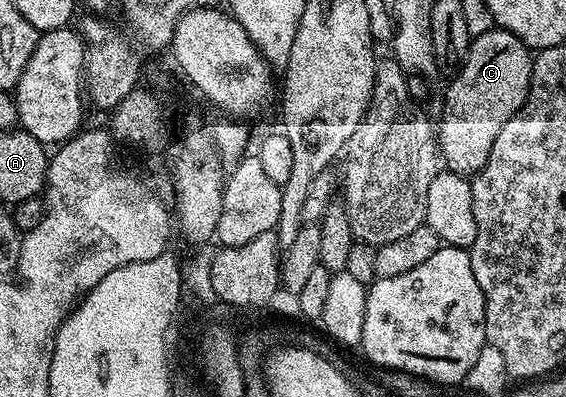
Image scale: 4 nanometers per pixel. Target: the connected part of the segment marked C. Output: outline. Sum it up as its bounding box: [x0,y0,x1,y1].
[436,28,534,176]

